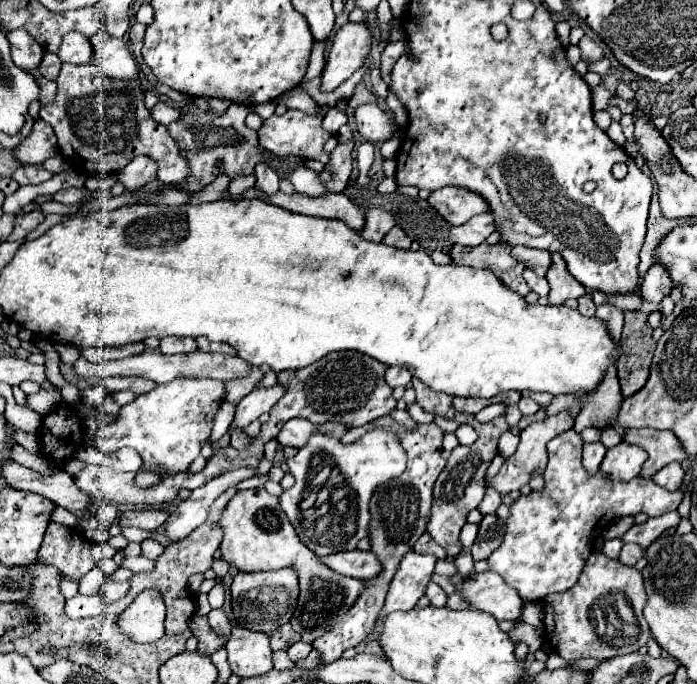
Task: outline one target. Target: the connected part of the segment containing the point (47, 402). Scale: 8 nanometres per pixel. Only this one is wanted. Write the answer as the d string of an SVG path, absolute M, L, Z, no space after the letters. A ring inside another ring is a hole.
M42 389L38 393L27 396L29 408L38 412L42 416L48 413L61 401L61 393L55 390Z

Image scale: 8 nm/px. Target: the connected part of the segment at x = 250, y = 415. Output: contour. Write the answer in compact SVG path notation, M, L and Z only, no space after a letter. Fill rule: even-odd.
M276 383L272 387L258 387L252 393L248 393L238 405L236 405L236 415L232 425L238 429L246 427L250 421L258 419L262 413L270 411L272 405L286 393L286 387Z

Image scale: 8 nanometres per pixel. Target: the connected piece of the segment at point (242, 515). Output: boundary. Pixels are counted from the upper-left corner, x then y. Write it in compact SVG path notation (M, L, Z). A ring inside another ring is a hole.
M264 487L238 491L232 501L222 511L220 527L224 531L222 539L222 559L240 571L276 571L282 567L296 567L300 575L300 603L290 619L294 631L302 635L302 641L312 643L328 627L332 627L334 619L344 615L348 607L356 601L356 595L362 591L362 581L334 575L328 567L322 567L318 555L308 551L304 543L298 539L294 527L290 525L286 513L280 509L278 497L272 497Z

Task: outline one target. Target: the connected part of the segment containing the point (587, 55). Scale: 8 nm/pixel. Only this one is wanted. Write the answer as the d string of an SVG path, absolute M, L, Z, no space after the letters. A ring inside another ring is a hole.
M582 37L582 41L580 41L578 47L582 51L582 61L586 61L586 63L594 63L594 61L598 61L598 59L604 57L602 47L596 41L592 41L590 37Z

